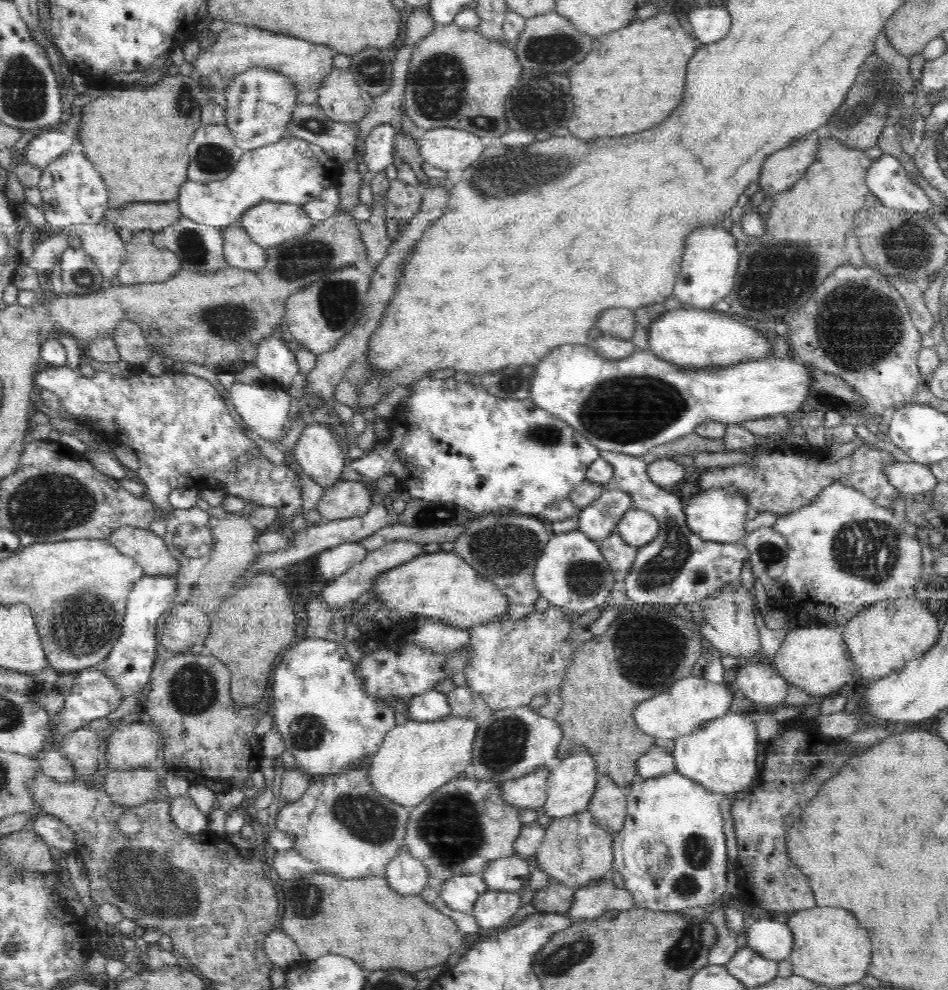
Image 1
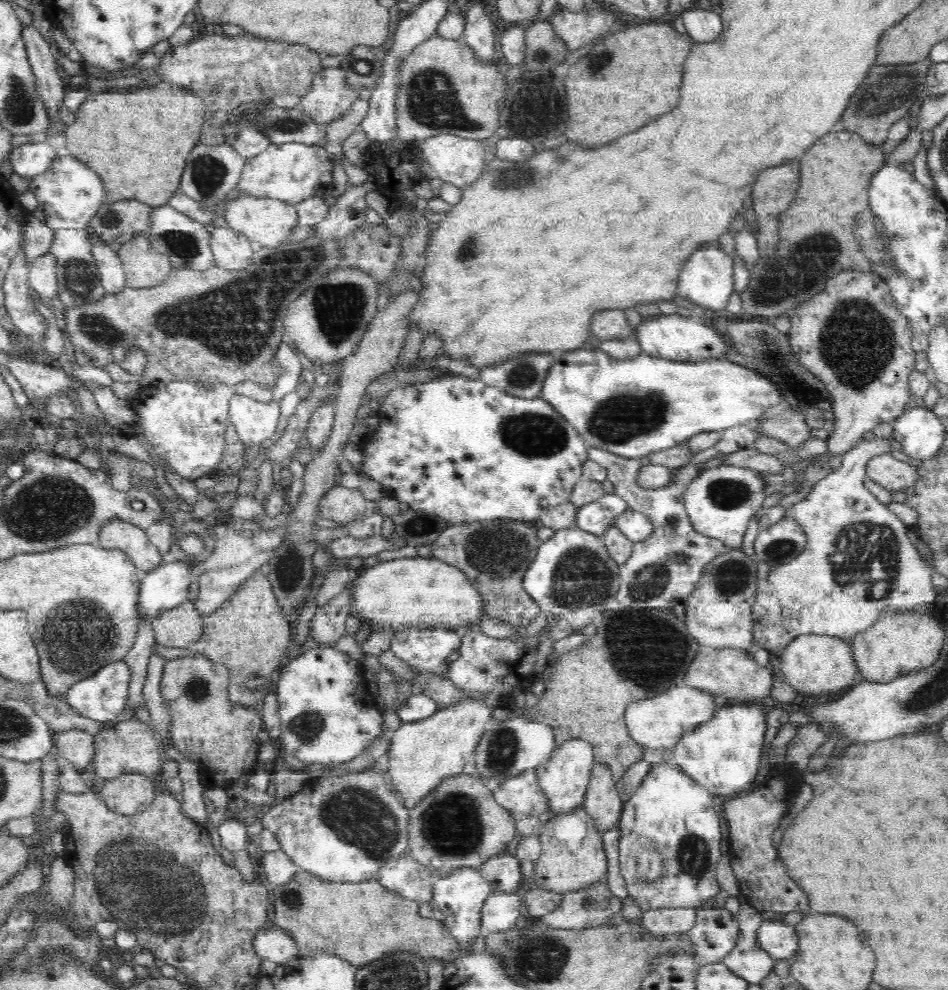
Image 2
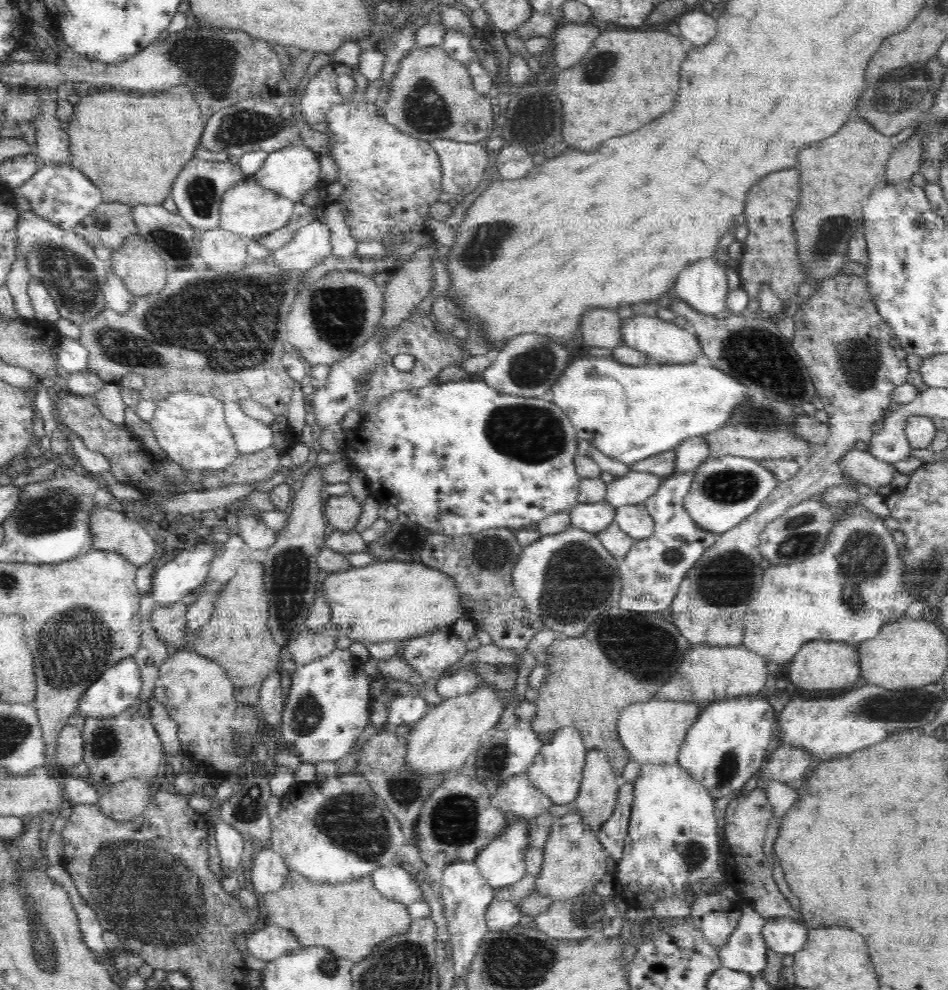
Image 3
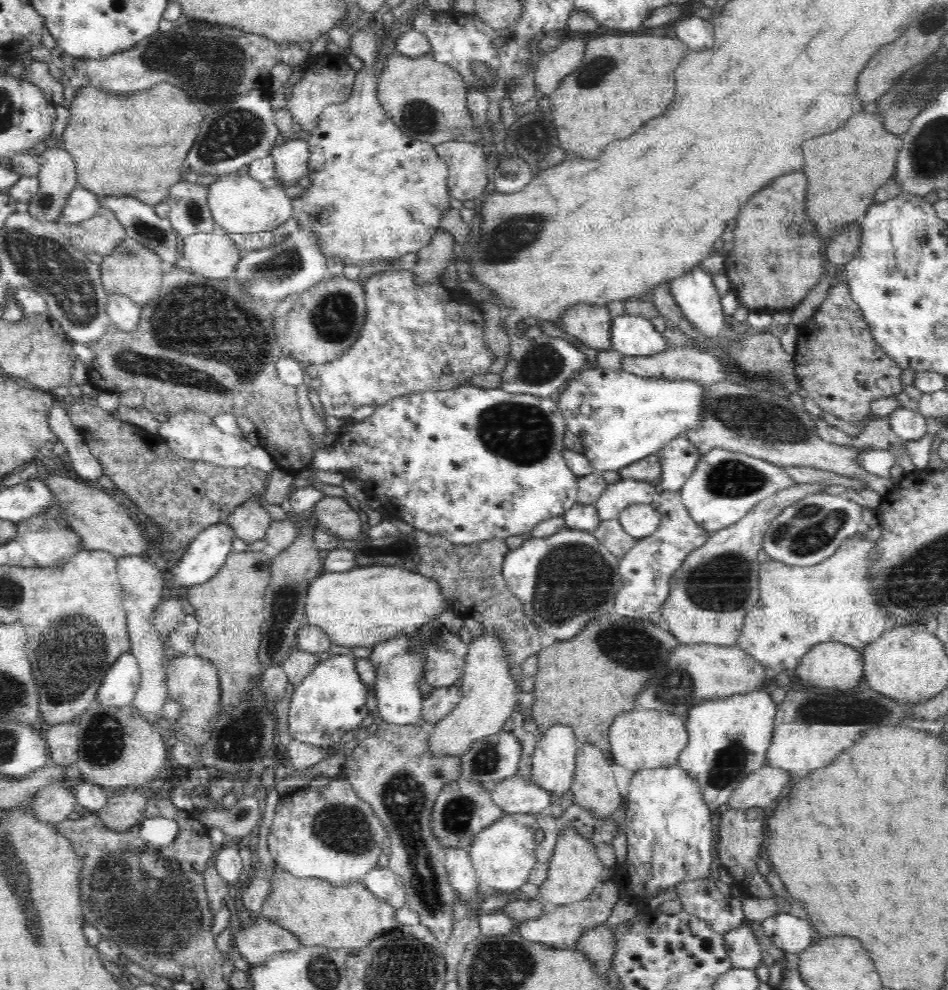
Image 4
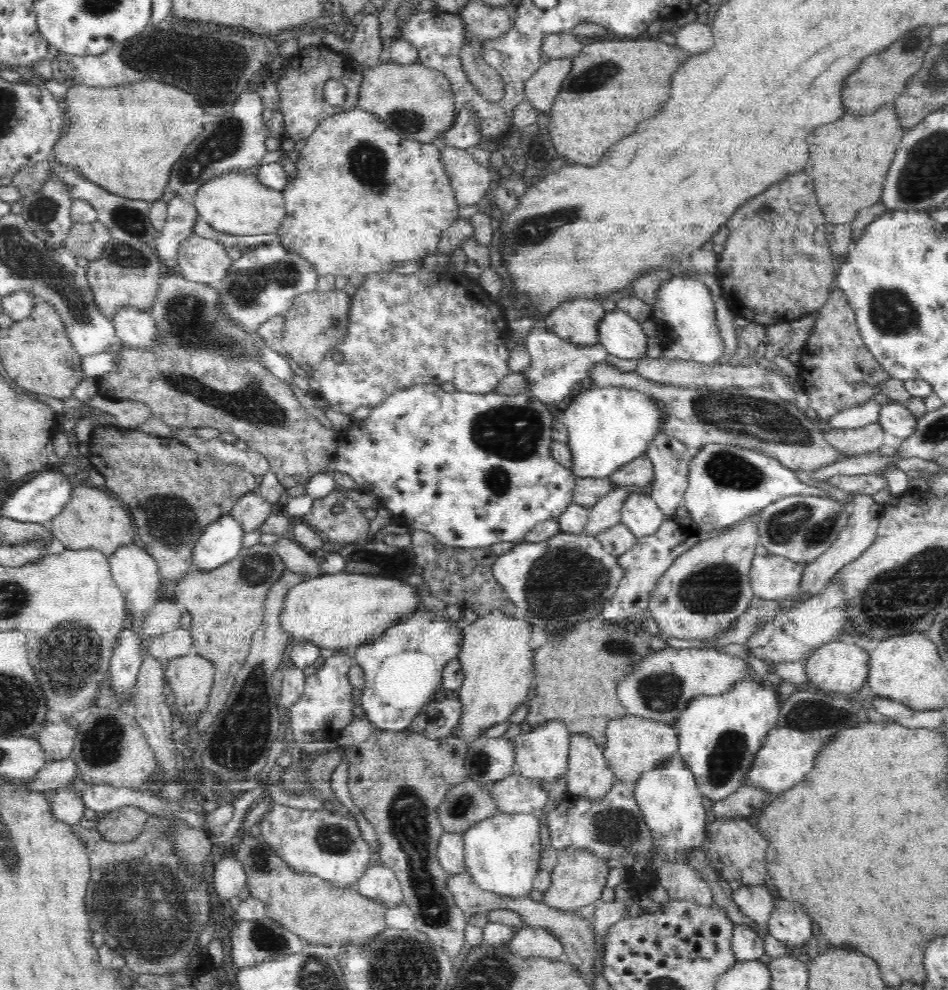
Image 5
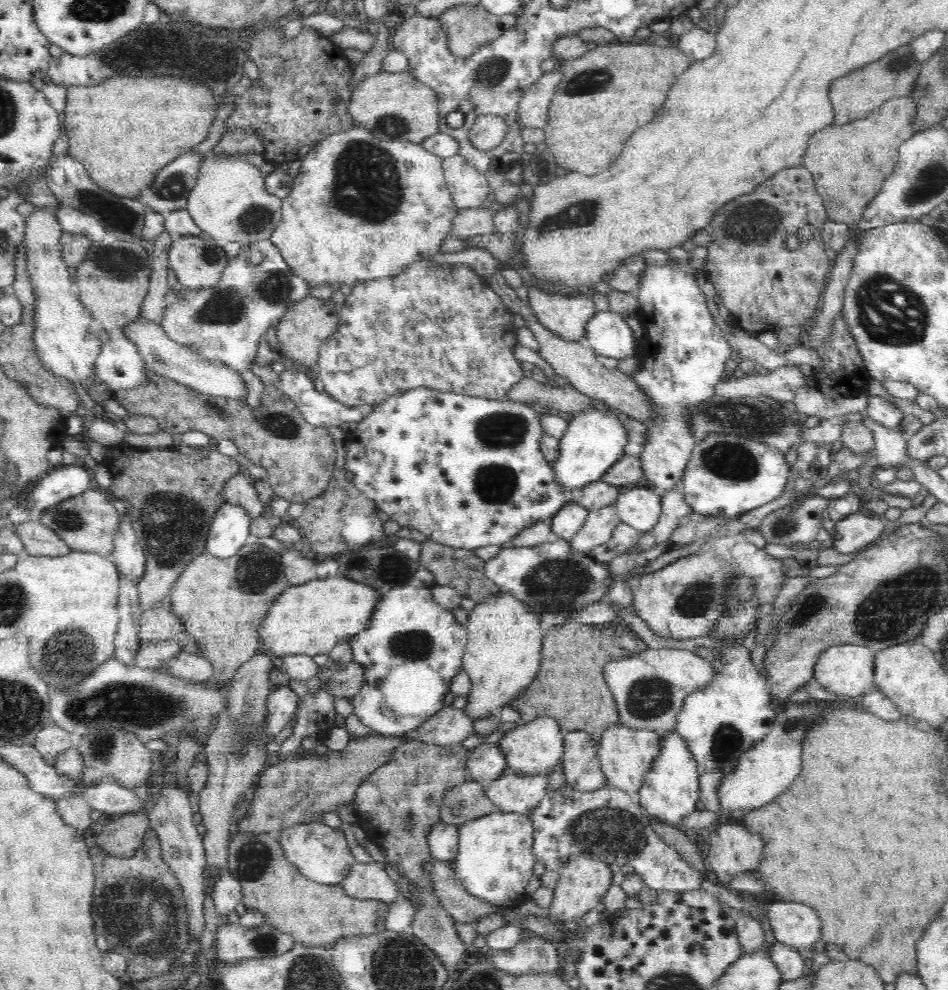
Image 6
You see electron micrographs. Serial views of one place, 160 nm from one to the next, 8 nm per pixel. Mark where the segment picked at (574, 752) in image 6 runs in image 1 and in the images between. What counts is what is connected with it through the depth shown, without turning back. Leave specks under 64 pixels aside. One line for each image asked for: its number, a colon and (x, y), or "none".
1: (608, 806)
2: (602, 802)
3: (596, 801)
4: (594, 787)
5: (588, 776)

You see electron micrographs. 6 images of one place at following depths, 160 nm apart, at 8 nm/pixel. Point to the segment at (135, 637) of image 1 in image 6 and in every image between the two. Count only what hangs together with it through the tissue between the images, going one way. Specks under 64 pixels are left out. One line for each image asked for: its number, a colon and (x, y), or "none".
2: (166, 586)
3: (187, 571)
4: (203, 557)
5: (221, 541)
6: (229, 528)

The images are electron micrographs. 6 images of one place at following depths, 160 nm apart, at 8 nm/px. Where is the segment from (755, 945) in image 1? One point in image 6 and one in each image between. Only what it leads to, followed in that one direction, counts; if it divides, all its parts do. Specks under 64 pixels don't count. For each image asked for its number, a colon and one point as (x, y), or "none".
2: (779, 940)
3: (782, 935)
4: (790, 933)
5: (788, 923)
6: (793, 924)

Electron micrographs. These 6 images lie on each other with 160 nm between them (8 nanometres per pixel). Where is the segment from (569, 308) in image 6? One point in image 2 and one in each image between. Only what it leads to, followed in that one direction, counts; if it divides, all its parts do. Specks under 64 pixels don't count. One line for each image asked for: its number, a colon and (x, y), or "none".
2: (610, 324)
3: (601, 327)
4: (591, 324)
5: (577, 321)

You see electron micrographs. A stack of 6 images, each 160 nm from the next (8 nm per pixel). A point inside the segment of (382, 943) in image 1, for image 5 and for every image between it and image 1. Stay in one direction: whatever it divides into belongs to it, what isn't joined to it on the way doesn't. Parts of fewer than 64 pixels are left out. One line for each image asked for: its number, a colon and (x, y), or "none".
2: (360, 926)
3: (351, 918)
4: (335, 916)
5: (309, 906)

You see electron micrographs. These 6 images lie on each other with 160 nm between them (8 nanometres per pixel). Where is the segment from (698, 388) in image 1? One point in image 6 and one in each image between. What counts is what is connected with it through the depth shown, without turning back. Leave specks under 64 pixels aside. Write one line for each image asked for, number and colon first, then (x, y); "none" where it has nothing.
2: (632, 408)
3: (627, 412)
4: (620, 418)
5: (607, 427)
6: (594, 440)

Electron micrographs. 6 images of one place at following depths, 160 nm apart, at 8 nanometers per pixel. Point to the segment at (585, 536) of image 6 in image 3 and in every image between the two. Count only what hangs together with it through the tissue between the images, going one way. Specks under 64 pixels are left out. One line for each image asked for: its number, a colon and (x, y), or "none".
3: (635, 487)
4: (619, 495)
5: (606, 512)

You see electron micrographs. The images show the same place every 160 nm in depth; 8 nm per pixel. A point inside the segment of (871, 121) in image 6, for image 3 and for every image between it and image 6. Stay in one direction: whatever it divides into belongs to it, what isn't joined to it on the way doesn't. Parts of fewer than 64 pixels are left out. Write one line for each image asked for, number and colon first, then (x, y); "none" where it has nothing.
3: (853, 162)
4: (843, 186)
5: (845, 184)

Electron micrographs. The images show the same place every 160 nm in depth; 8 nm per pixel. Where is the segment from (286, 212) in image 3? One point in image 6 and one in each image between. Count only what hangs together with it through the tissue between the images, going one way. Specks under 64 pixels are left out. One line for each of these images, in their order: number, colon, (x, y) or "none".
4: (239, 204)
5: (236, 203)
6: (229, 202)

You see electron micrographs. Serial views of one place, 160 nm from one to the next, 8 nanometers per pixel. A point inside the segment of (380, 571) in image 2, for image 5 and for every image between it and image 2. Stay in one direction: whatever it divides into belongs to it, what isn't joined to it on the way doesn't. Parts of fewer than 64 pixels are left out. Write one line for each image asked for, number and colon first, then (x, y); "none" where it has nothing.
3: (389, 600)
4: (360, 607)
5: (340, 611)

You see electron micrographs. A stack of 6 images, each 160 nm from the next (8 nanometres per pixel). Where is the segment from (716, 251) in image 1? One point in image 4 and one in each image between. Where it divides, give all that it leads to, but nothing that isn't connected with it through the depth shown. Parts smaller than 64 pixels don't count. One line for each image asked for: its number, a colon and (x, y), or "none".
2: (707, 277)
3: (704, 286)
4: (694, 292)

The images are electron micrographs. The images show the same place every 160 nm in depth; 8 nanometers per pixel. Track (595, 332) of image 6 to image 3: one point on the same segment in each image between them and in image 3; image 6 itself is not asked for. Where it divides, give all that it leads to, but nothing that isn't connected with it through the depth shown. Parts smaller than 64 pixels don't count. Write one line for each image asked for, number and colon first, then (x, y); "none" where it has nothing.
3: (663, 341)
4: (632, 335)
5: (621, 335)

